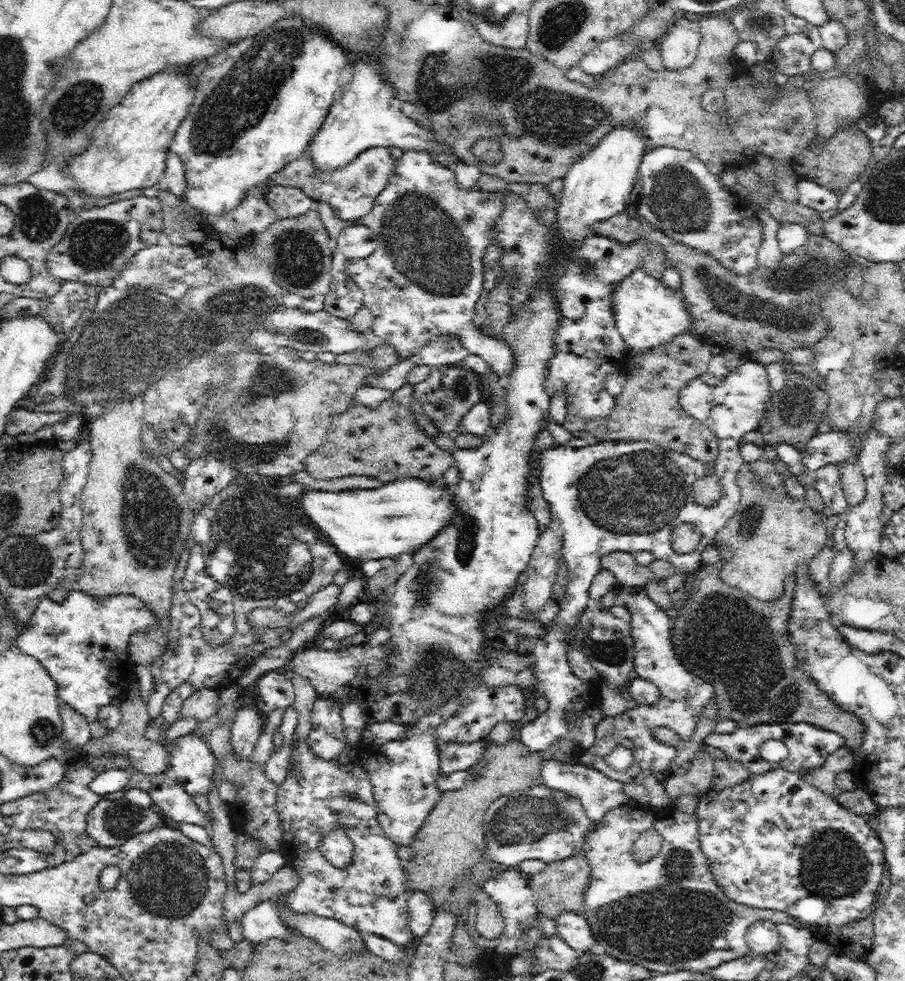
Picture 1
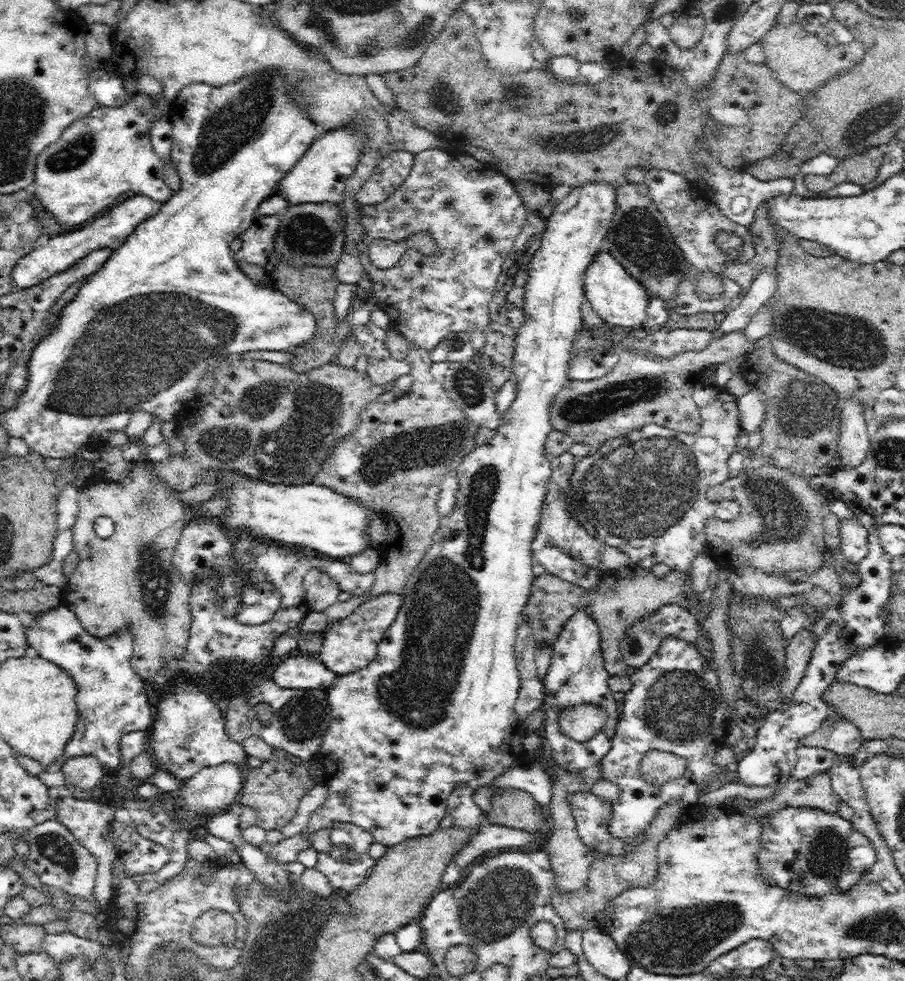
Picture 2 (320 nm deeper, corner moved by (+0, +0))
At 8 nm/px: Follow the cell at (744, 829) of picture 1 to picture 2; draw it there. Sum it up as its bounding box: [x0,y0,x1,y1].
[758,806,877,898]

